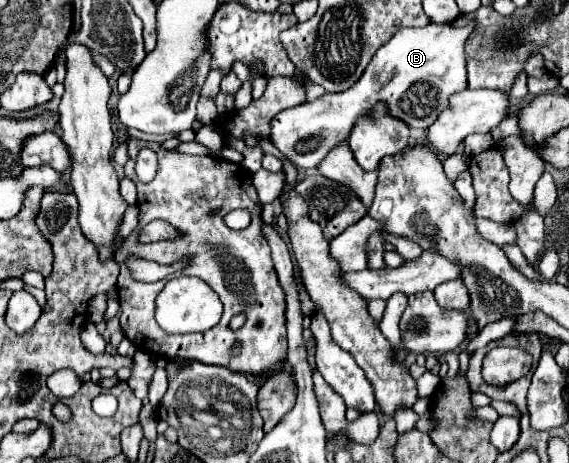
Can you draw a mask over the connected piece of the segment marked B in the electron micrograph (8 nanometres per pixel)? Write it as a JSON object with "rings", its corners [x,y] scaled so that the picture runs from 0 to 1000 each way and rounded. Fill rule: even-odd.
{"rings":[[[757,48],[743,60],[705,60],[680,95],[673,95],[659,112],[659,121],[645,138],[634,173],[627,181],[620,181],[620,190],[613,190],[610,199],[596,199],[596,203],[571,203],[568,212],[561,212],[554,220],[536,220],[536,225],[525,225],[525,229],[490,242],[476,259],[476,289],[473,289],[476,311],[487,324],[494,324],[494,333],[522,363],[533,363],[533,367],[554,363],[575,337],[575,328],[582,320],[589,320],[596,307],[613,298],[613,285],[624,272],[627,255],[634,246],[641,246],[649,233],[656,233],[666,216],[680,220],[684,242],[691,251],[698,251],[701,259],[708,259],[715,272],[754,276],[768,259],[768,246],[775,246],[782,233],[789,233],[789,212],[800,199],[821,194],[817,91],[824,86],[828,69],[835,69],[835,60],[838,60],[835,48],[824,48],[821,56],[793,56],[789,48],[782,48],[782,52]]]}

